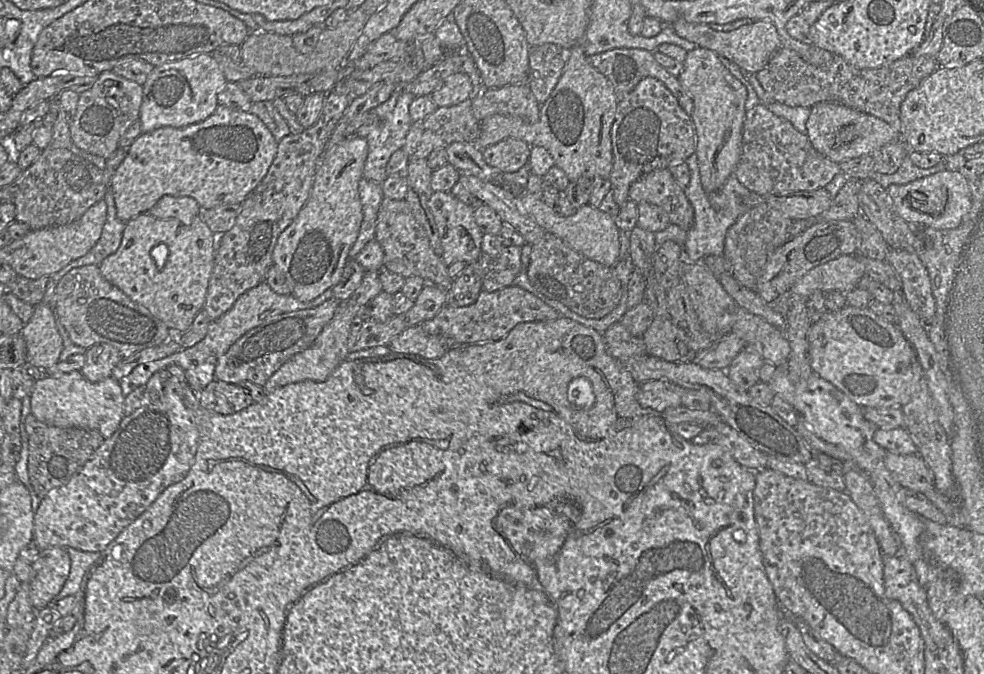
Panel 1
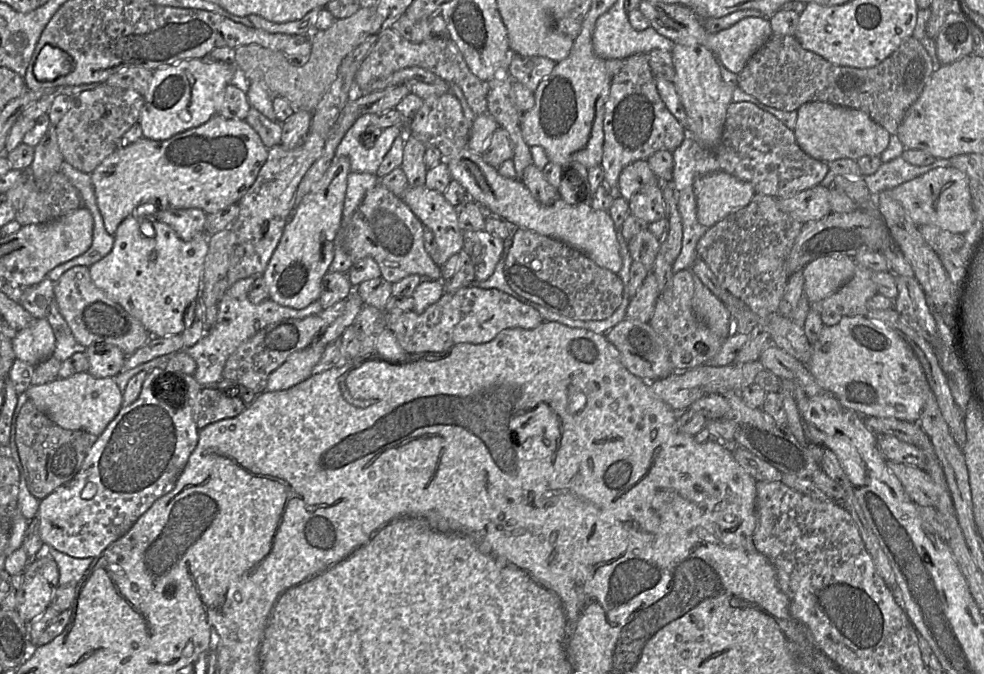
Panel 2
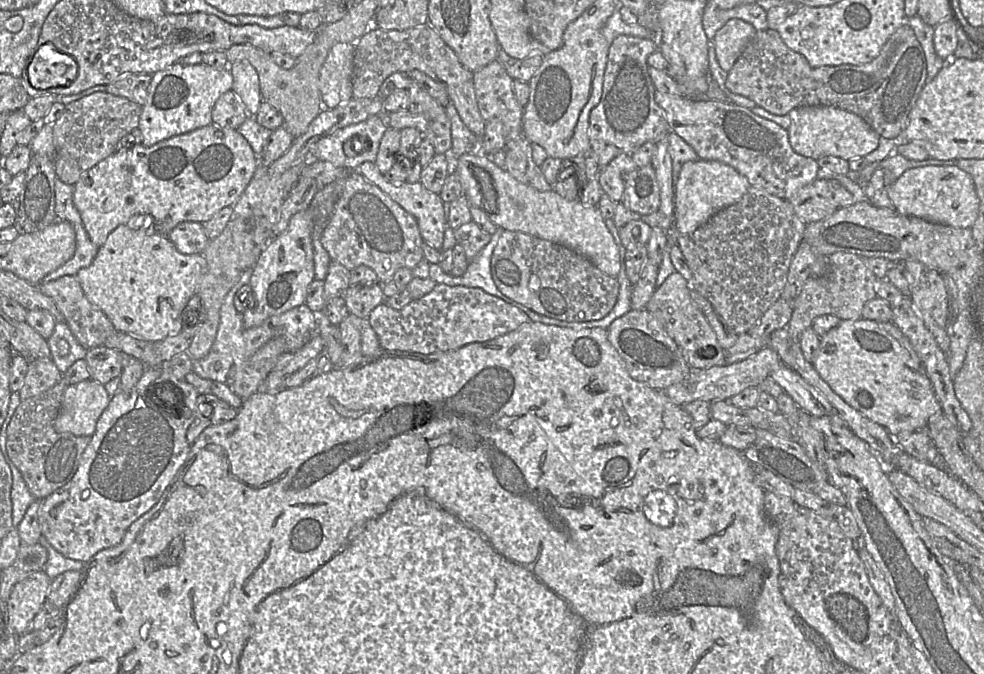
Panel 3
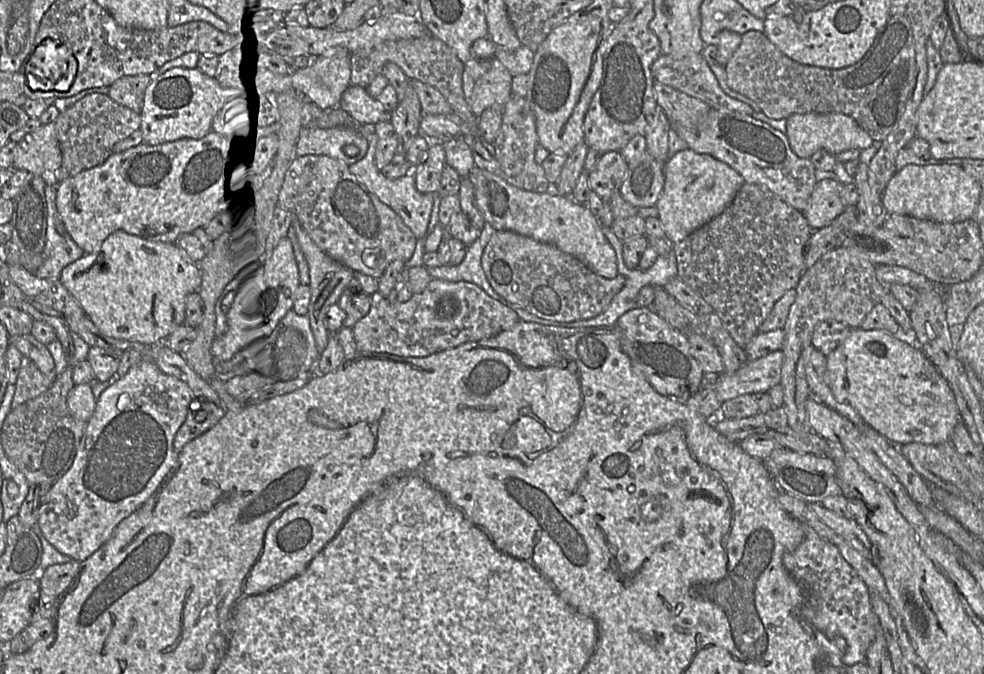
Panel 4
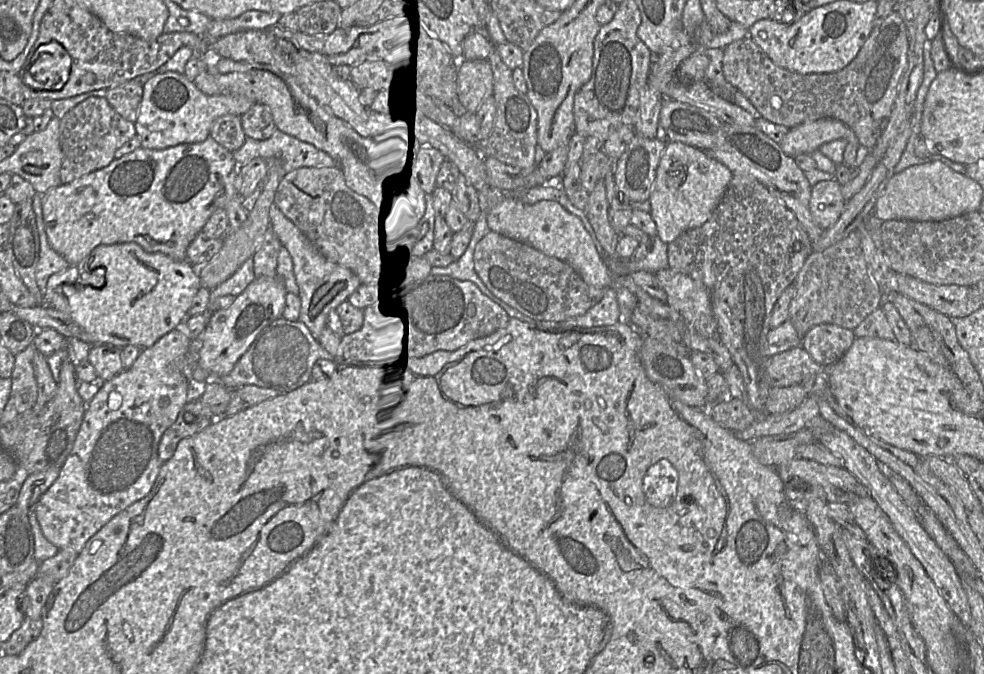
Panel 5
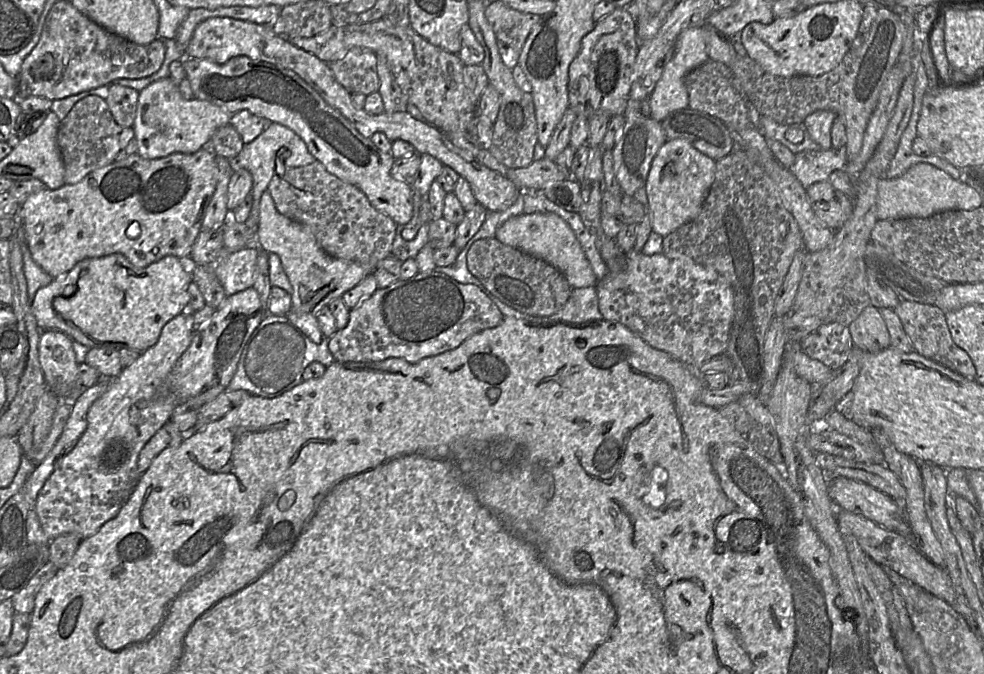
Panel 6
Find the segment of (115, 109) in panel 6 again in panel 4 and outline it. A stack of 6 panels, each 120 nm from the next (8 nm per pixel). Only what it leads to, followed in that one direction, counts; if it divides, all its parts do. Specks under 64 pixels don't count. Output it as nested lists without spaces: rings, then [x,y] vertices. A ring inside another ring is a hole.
[[[146,74],[124,76],[109,86],[108,95],[118,104],[140,114],[145,91],[151,81],[151,76]]]

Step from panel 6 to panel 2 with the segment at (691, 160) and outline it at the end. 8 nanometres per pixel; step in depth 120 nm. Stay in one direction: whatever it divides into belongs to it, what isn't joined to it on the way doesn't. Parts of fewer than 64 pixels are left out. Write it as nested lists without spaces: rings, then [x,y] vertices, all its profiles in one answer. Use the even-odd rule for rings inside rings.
[[[724,171],[697,177],[693,189],[698,222],[707,228],[746,207],[756,194],[750,183]]]

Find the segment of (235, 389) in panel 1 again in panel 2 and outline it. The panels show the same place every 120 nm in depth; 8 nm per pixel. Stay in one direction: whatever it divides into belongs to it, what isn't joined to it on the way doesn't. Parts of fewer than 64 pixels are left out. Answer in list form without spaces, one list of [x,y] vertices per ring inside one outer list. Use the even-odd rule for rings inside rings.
[[[203,387],[194,407],[197,428],[202,430],[209,424],[234,418],[246,407],[239,398],[230,397],[214,387]]]

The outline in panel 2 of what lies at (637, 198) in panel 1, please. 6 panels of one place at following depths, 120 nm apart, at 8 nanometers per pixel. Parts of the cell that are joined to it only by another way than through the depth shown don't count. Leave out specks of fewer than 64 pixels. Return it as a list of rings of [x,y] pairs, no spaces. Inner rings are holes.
[[[646,160],[635,161],[626,166],[618,180],[617,193],[629,201],[647,184],[658,184],[659,179],[650,169]]]

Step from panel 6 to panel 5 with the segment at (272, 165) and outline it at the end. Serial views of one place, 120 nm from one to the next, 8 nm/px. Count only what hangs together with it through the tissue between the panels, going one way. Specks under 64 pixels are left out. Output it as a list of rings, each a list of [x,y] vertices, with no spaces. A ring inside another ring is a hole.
[[[278,128],[268,139],[256,140],[246,136],[244,144],[232,154],[239,165],[257,157],[264,160],[278,158],[285,174],[299,167],[337,166],[337,162],[326,152]]]

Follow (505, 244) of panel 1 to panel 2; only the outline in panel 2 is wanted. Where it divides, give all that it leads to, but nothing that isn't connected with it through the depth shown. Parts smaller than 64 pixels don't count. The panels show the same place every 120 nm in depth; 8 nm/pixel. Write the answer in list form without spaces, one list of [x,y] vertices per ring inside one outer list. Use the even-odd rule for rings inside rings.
[[[463,231],[463,249],[469,254],[475,281],[487,280],[494,273],[504,249],[503,240],[484,231]]]

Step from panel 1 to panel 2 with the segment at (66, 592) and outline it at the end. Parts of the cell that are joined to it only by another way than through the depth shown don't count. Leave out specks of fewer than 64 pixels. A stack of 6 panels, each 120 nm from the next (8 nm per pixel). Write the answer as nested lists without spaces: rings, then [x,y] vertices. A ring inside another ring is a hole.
[[[44,543],[36,558],[51,556],[59,568],[59,586],[79,584],[95,558],[75,558]]]

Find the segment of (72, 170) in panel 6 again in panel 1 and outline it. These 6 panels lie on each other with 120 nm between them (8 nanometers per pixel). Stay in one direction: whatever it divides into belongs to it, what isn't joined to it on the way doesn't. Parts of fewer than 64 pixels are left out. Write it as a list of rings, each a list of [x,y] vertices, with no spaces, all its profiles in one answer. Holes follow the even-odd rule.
[[[114,71],[99,74],[91,88],[79,94],[76,114],[70,124],[73,147],[108,159],[119,148],[119,141],[126,130],[139,120],[142,98],[142,86],[138,83]]]

